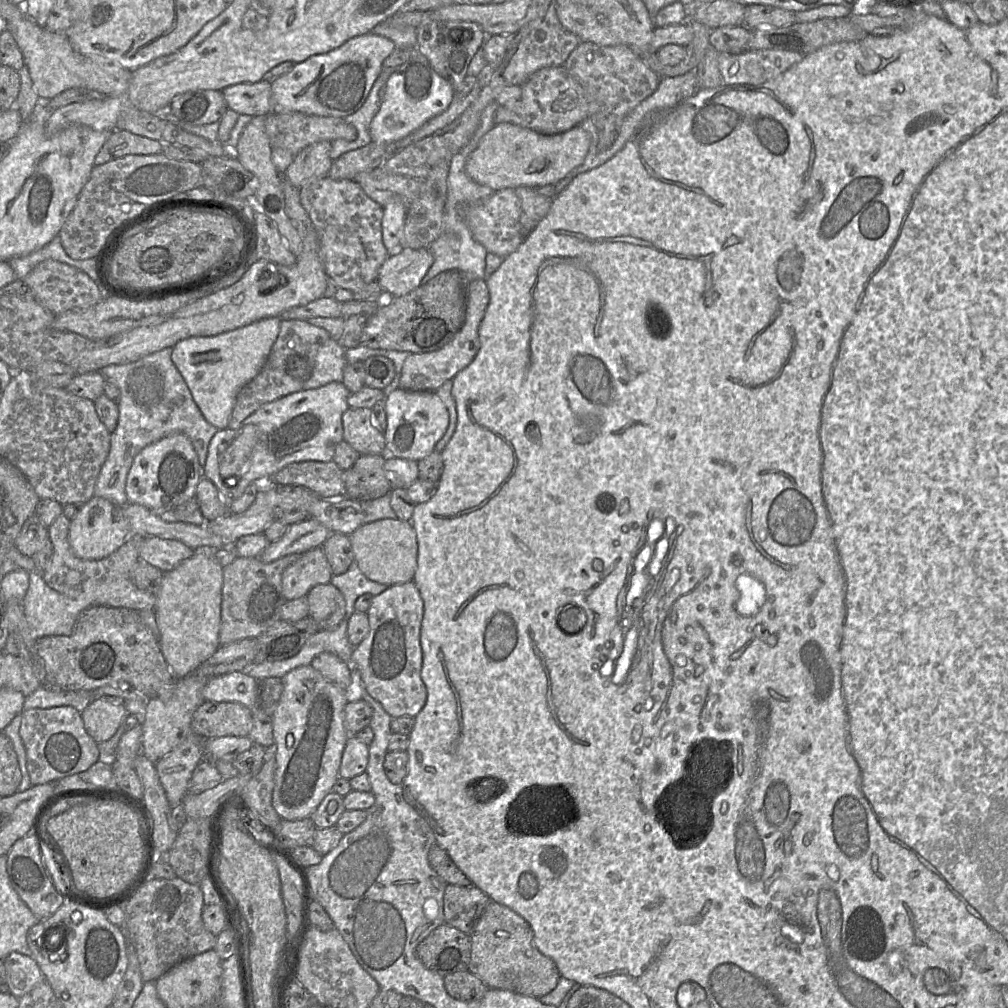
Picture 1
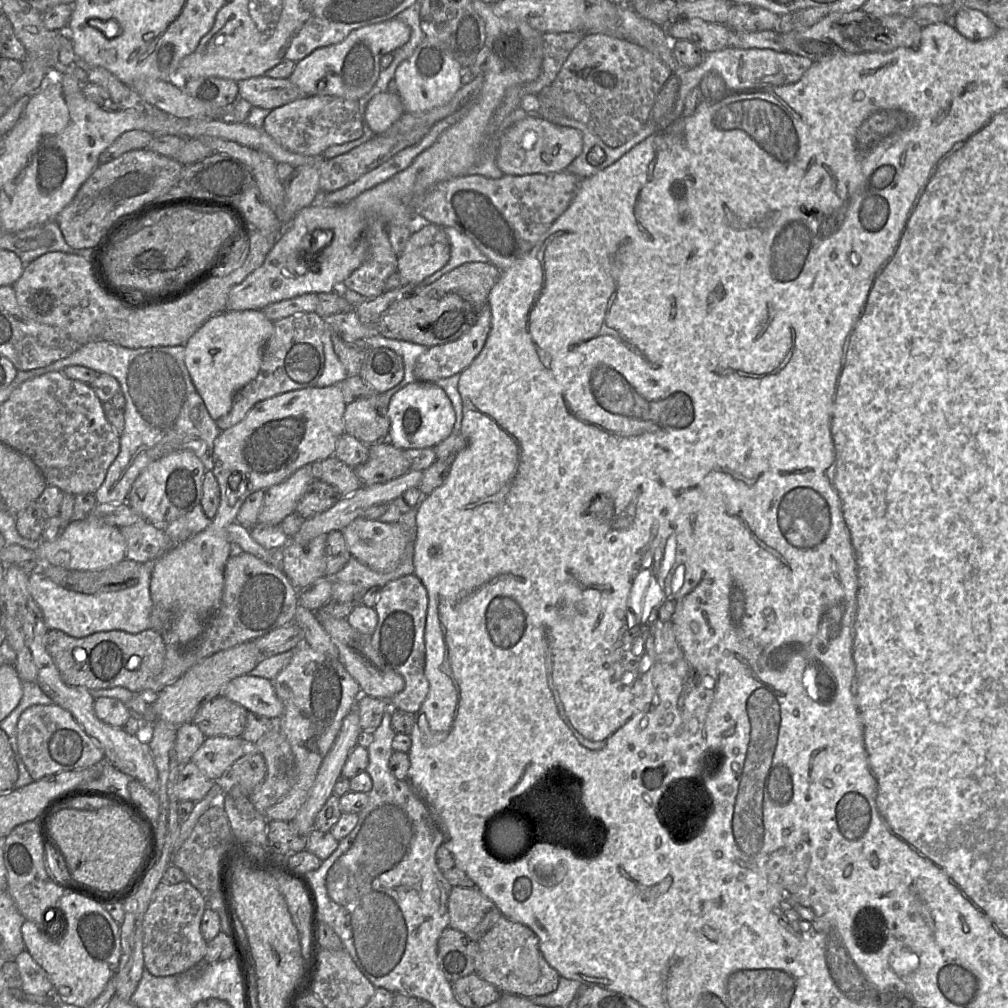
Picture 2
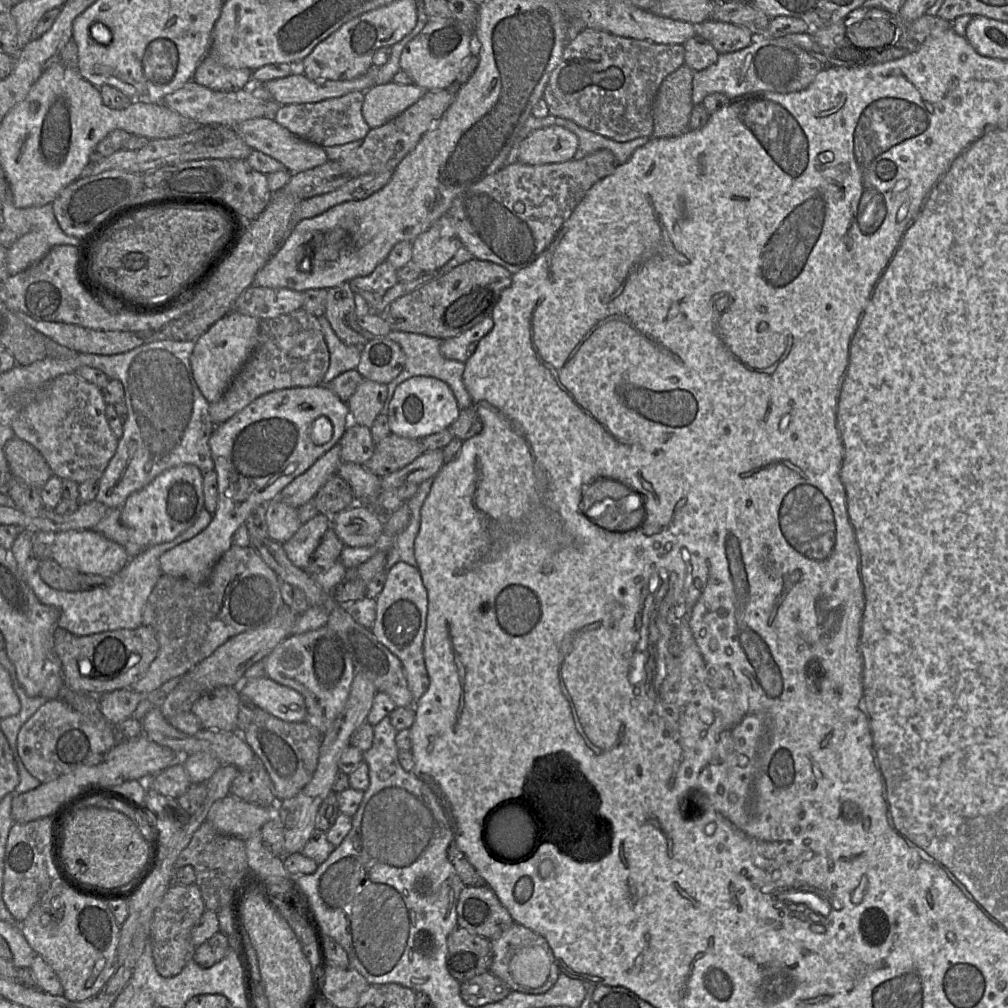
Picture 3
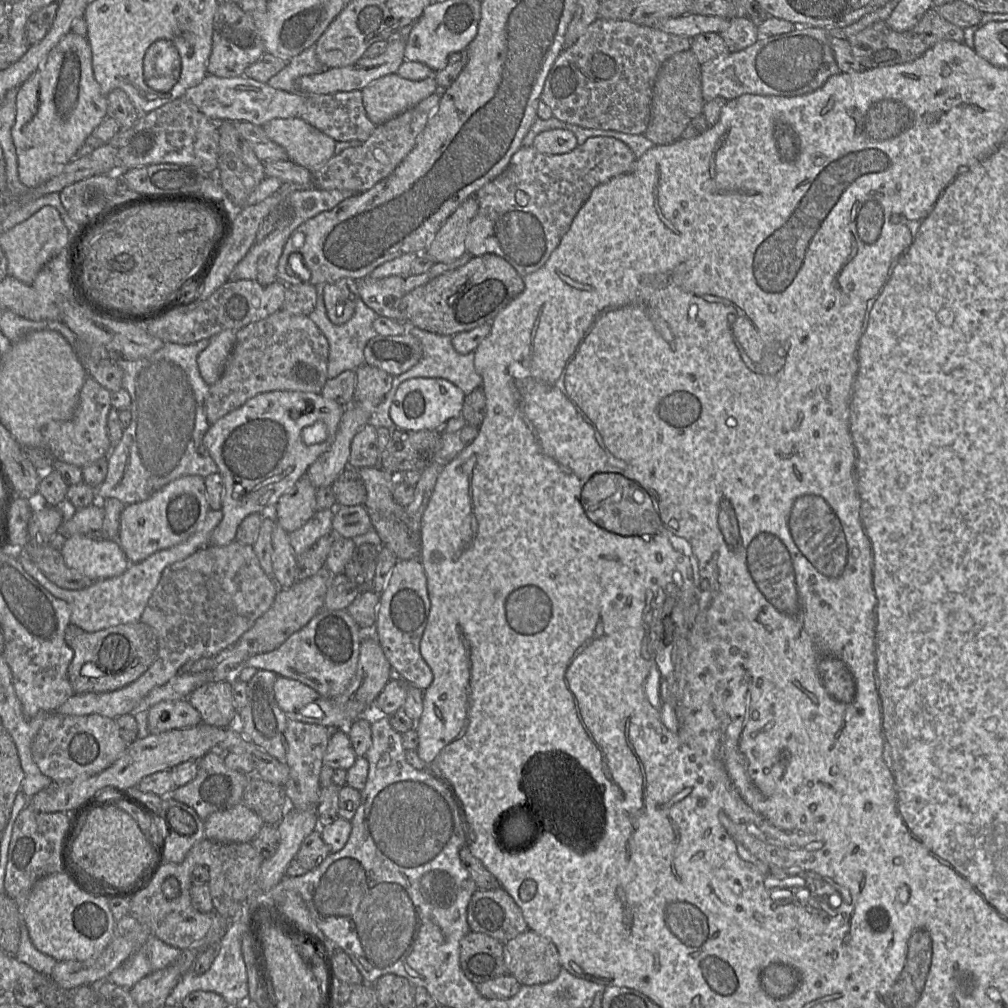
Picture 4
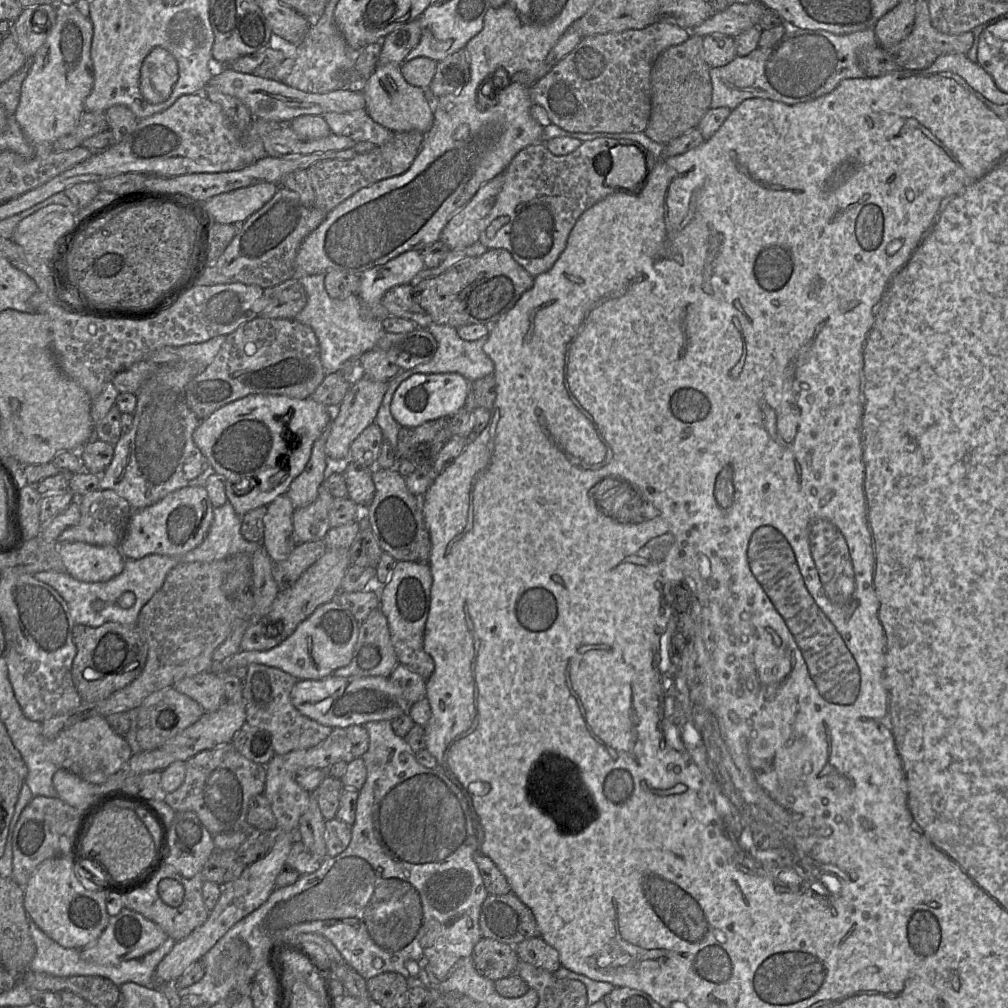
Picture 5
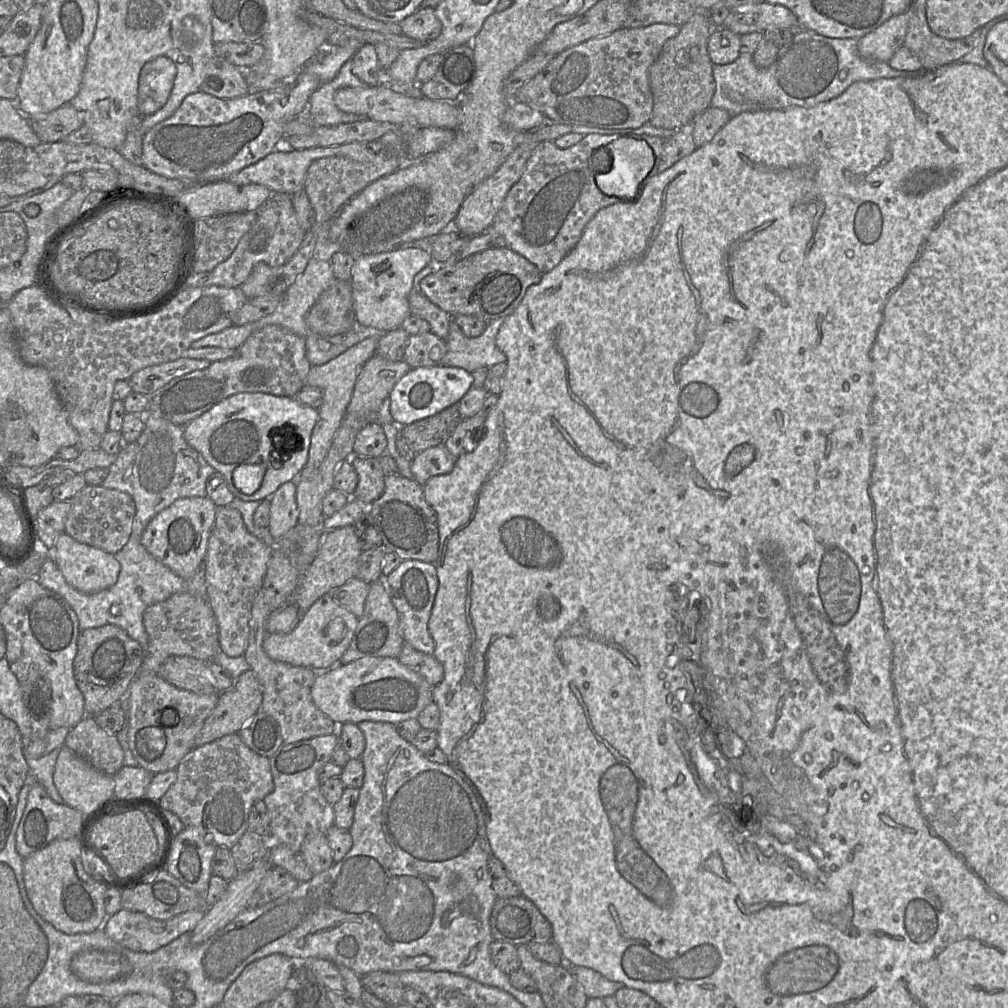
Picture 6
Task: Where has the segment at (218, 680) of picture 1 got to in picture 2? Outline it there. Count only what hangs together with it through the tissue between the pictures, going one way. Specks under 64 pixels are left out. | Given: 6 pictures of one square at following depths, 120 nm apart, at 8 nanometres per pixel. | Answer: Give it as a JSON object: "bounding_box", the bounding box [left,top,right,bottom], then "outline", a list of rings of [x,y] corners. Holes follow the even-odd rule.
{"bounding_box":[221,675,284,721],"outline":[[[242,675],[232,679],[223,688],[221,695],[243,706],[248,712],[278,721],[284,711],[277,697],[274,683],[263,677]]]}

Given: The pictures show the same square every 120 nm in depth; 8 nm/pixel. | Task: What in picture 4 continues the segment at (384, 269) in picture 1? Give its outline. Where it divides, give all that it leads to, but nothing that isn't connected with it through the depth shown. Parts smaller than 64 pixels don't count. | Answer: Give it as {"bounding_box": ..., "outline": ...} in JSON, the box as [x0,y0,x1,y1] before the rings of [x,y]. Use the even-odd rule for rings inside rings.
{"bounding_box":[424,196,477,264],"outline":[[[472,196],[443,224],[424,252],[434,264],[449,263],[466,254],[469,225],[477,211],[477,199]]]}

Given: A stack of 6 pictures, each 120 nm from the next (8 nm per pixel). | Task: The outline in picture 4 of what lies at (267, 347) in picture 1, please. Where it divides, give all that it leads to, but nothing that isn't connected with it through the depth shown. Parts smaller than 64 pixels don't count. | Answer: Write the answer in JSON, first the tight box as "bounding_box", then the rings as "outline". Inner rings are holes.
{"bounding_box":[198,330,238,386],"outline":[[[224,330],[209,339],[209,345],[198,358],[199,372],[204,381],[211,386],[222,375],[227,360],[235,346],[238,330]]]}

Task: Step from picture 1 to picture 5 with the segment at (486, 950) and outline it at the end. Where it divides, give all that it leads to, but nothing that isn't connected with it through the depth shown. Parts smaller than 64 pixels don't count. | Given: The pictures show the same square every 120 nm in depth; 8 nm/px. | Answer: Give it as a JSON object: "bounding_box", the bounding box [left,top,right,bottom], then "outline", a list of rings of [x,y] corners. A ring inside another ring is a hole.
{"bounding_box":[514,938,560,972],"outline":[[[528,938],[514,946],[519,960],[547,972],[555,972],[560,966],[559,953],[542,938]]]}

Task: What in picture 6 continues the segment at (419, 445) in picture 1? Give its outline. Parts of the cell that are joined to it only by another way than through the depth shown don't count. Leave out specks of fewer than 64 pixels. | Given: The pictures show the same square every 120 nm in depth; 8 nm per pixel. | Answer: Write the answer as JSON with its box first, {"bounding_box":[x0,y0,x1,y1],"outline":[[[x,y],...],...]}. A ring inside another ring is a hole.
{"bounding_box":[390,367,473,427],"outline":[[[460,367],[412,368],[399,380],[390,394],[390,413],[399,427],[433,416],[458,404],[473,386],[473,380],[472,374]]]}

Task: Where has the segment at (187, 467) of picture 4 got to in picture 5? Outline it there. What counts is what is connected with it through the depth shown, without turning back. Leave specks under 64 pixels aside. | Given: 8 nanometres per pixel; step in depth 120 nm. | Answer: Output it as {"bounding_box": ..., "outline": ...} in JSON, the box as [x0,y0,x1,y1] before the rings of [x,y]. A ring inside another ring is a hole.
{"bounding_box":[98,335,226,511],"outline":[[[221,335],[203,343],[178,347],[182,360],[159,365],[157,371],[142,384],[136,392],[137,404],[133,413],[132,427],[114,446],[113,459],[100,476],[98,486],[100,490],[113,490],[127,500],[134,511],[151,506],[181,488],[204,486],[207,478],[216,473],[209,460],[193,441],[193,433],[200,424],[200,420],[187,406],[184,394],[188,383],[212,363],[226,337]]]}

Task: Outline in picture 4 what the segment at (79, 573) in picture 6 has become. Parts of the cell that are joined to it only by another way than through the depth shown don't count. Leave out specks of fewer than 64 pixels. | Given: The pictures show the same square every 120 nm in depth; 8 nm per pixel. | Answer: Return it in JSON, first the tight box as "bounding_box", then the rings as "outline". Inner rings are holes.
{"bounding_box":[60,534,130,581],"outline":[[[75,534],[66,537],[60,552],[68,567],[93,581],[121,575],[130,565],[115,539]]]}

